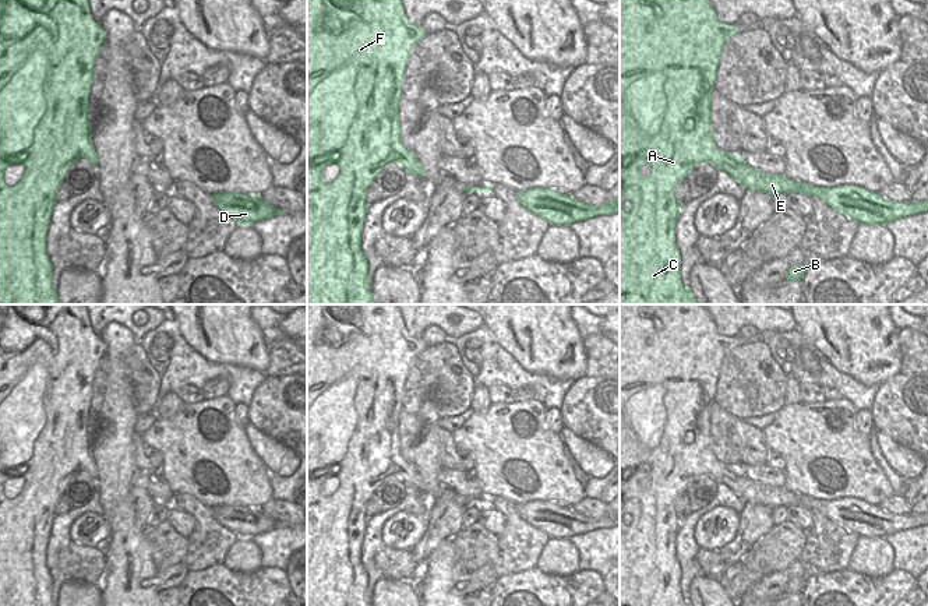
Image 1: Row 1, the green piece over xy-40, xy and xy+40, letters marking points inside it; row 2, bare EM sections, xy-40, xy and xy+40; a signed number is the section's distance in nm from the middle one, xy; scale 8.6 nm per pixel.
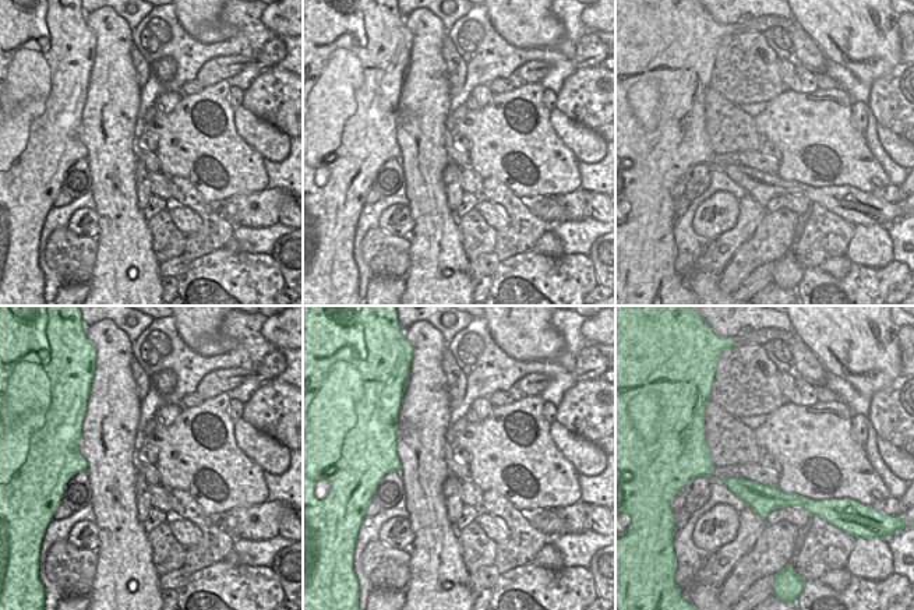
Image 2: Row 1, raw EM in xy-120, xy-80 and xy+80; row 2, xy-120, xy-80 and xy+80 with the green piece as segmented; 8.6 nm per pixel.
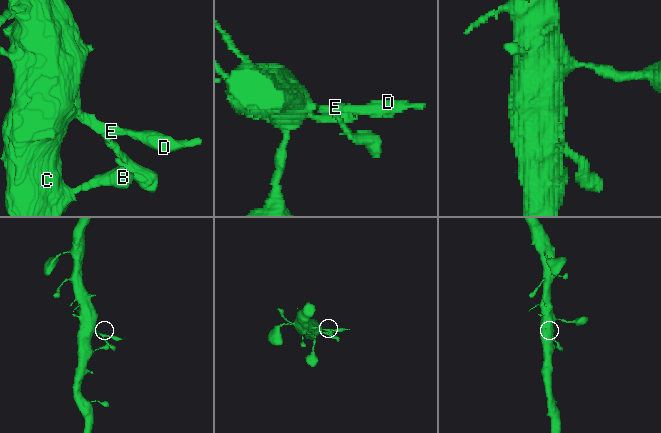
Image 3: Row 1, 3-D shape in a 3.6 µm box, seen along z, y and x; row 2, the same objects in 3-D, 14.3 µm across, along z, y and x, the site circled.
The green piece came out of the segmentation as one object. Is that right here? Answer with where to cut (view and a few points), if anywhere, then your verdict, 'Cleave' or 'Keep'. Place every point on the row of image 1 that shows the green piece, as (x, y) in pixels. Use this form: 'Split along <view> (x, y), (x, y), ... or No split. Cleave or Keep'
Split along xy+40 (744, 162), (736, 162), (724, 171). Cleave.

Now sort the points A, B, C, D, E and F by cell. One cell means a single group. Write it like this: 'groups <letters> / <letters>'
groups A B C F / D E

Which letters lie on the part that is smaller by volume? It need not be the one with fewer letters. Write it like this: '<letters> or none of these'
D, E

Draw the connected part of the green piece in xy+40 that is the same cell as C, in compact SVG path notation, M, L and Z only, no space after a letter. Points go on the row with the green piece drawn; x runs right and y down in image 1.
M620 0L620 304L698 304L691 289L681 282L681 254L675 244L681 204L675 198L675 186L701 162L723 172L735 163L744 163L742 154L726 152L714 144L710 128L710 94L714 89L720 53L727 39L740 32L737 24L728 25L717 20L709 0Z

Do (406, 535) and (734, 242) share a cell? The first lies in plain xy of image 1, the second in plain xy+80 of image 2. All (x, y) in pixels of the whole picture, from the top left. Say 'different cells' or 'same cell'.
different cells

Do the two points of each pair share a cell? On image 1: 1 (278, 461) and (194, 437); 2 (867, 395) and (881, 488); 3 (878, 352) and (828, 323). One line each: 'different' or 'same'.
1: different
2: different
3: same

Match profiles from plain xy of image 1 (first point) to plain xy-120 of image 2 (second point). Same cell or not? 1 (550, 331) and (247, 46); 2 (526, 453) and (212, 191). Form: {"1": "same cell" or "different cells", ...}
{"1": "different cells", "2": "same cell"}

